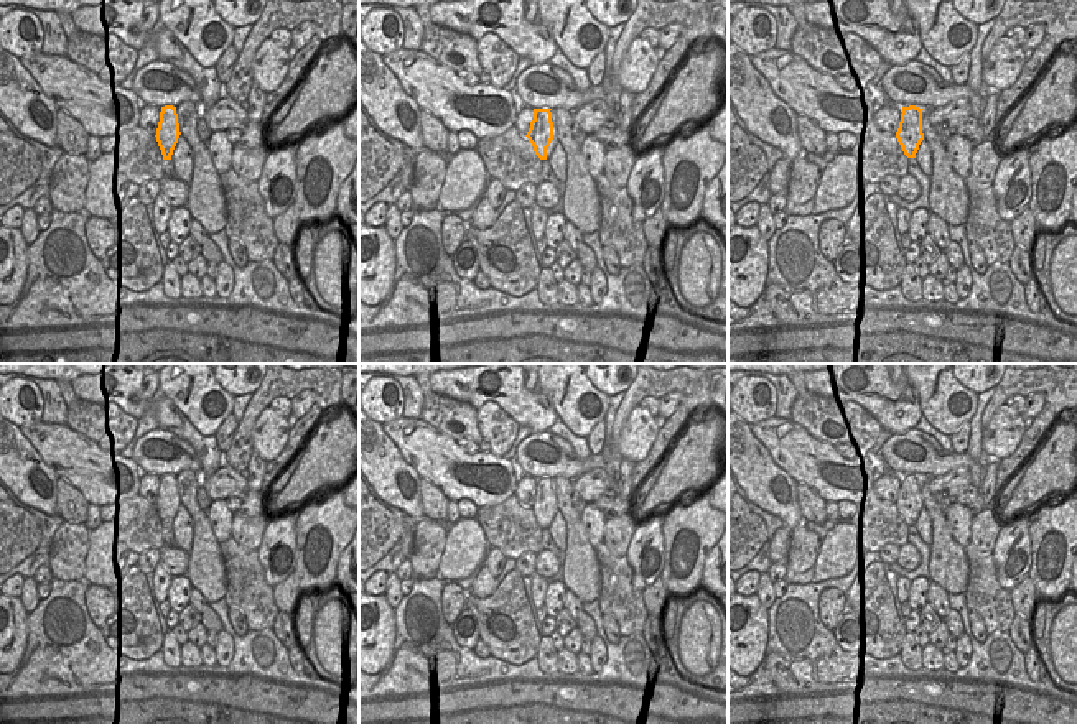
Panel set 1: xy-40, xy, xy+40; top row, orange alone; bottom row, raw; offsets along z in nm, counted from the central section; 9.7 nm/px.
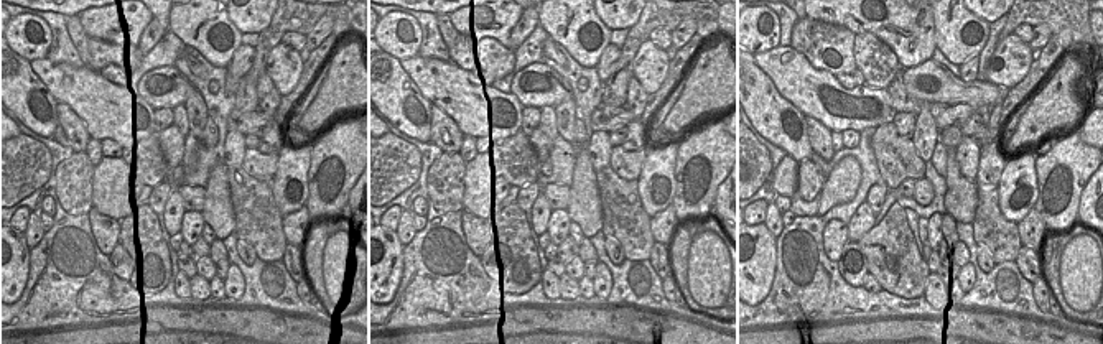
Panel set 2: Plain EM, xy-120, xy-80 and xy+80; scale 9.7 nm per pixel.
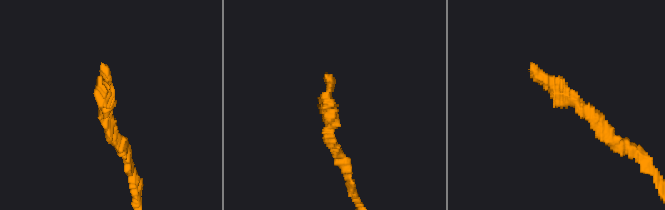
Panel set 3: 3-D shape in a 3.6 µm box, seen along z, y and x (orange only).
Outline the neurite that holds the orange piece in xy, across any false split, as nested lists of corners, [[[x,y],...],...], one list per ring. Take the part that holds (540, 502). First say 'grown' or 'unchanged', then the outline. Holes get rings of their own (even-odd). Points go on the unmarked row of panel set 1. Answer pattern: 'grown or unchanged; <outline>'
unchanged; [[[534,477],[534,489],[527,500],[527,507],[540,528],[547,528],[547,517],[553,508],[552,477]]]

